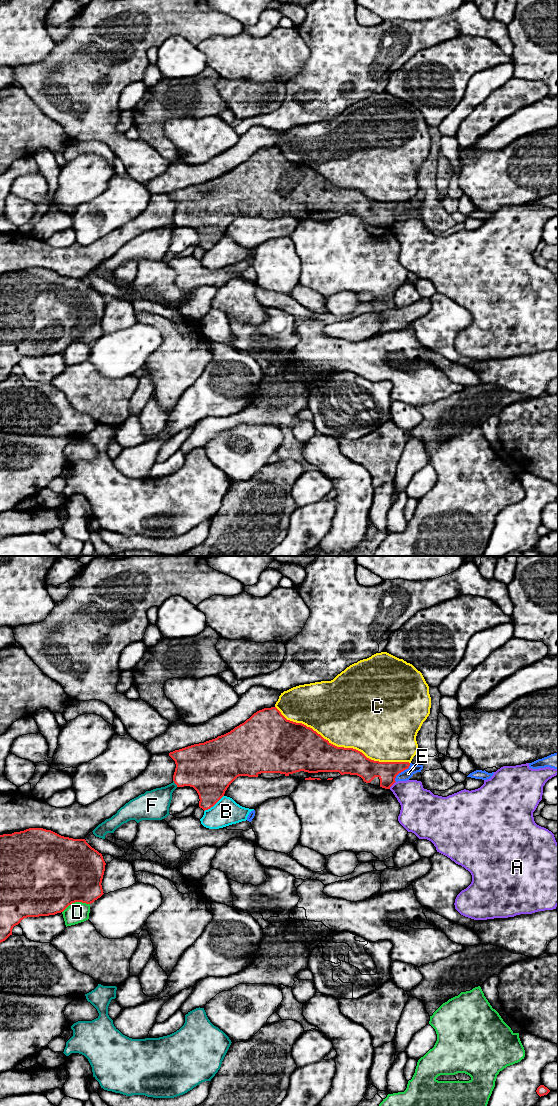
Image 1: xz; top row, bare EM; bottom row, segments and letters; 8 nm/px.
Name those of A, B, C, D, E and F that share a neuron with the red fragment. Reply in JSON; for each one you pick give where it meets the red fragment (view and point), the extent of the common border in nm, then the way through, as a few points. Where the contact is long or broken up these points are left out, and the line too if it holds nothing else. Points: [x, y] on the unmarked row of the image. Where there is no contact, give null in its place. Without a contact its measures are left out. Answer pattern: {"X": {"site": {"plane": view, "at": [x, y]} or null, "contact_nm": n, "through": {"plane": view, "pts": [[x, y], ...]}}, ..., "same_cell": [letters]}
{"same_cell": []}

